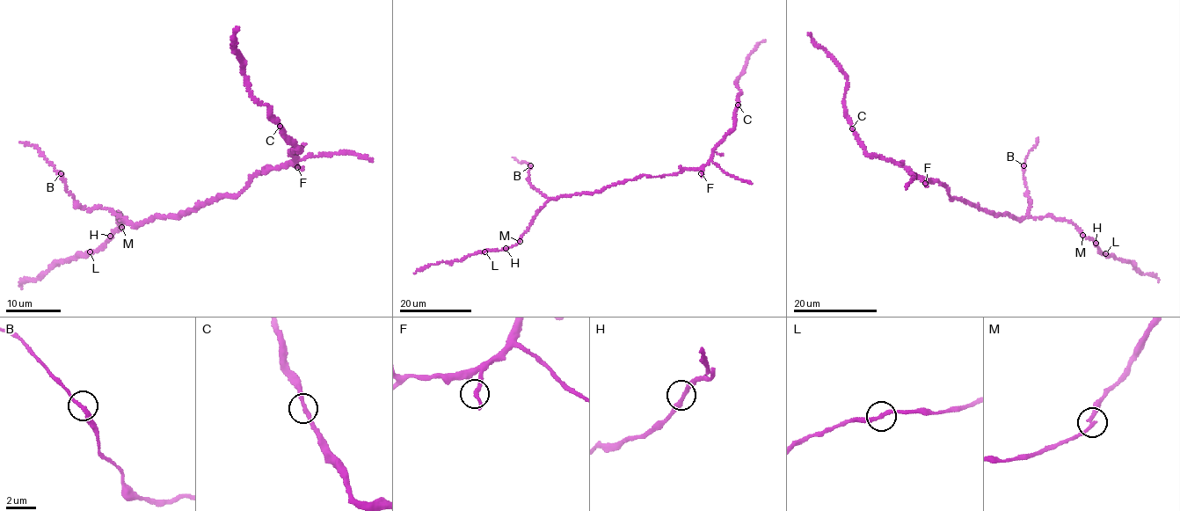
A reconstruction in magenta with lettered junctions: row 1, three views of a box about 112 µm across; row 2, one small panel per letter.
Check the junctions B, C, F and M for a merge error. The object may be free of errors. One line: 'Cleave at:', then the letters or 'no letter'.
Cleave at: no letter

